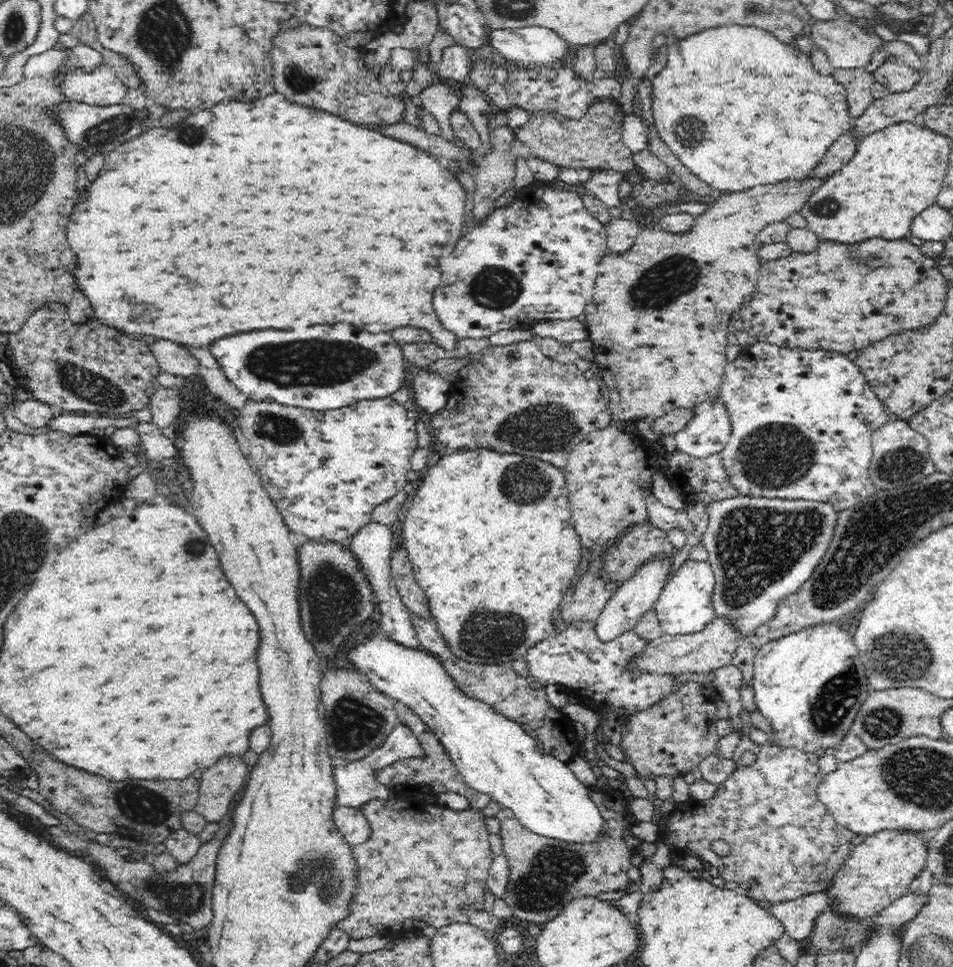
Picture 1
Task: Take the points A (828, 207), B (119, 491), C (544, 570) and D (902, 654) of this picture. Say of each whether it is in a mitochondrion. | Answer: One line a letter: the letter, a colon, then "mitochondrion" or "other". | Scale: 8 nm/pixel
A: mitochondrion
B: other
C: other
D: mitochondrion

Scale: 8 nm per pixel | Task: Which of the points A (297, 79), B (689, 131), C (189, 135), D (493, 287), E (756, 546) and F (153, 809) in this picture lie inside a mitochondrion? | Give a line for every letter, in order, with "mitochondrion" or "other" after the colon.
A: mitochondrion
B: mitochondrion
C: mitochondrion
D: mitochondrion
E: mitochondrion
F: mitochondrion

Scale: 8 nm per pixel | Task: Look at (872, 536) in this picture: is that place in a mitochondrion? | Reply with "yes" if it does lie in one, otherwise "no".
yes

